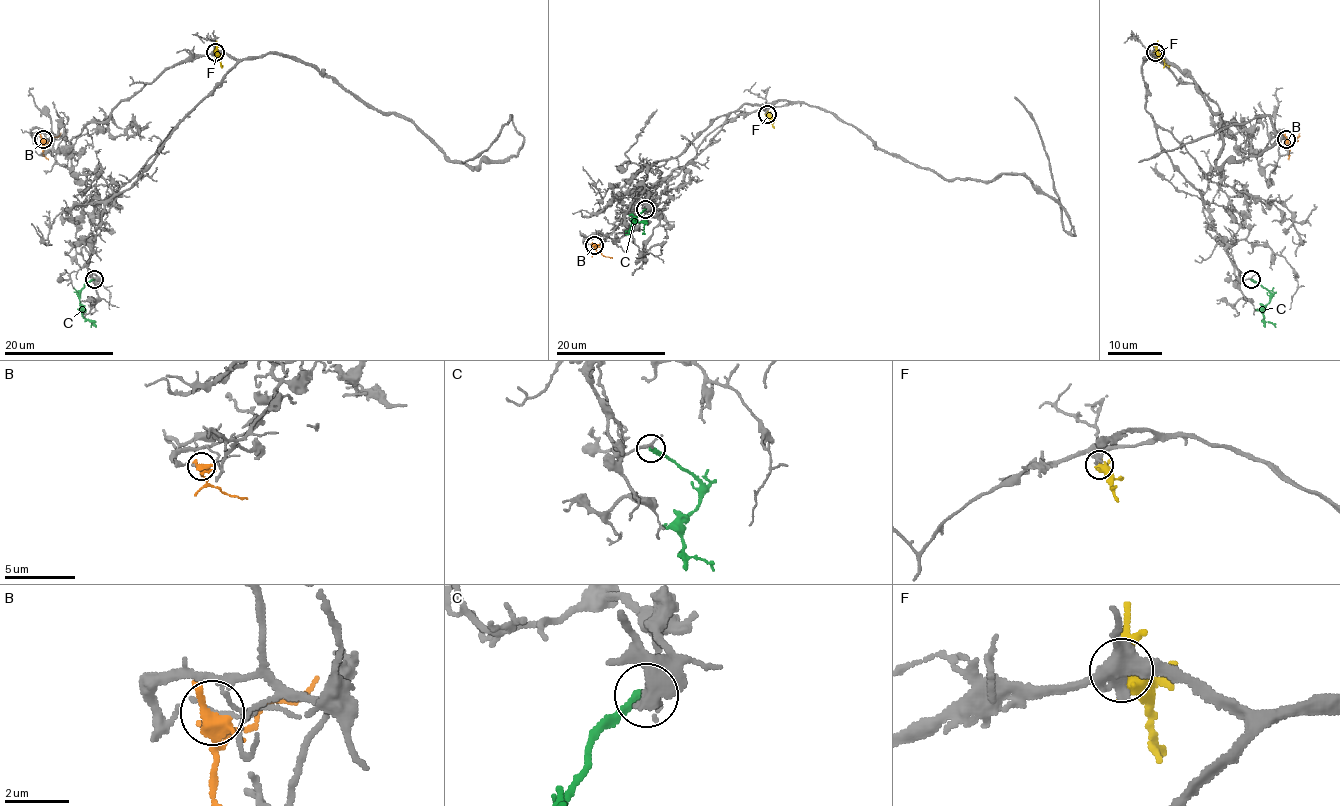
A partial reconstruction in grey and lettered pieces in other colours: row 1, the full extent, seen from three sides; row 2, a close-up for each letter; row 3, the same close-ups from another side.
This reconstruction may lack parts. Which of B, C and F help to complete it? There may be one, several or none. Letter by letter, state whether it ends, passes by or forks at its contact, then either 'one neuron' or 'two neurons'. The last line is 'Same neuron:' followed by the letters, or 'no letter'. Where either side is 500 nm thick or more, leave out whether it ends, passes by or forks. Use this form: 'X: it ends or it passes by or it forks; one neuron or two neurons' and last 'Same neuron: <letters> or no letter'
B: two neurons
C: it ends; two neurons
F: it passes by; two neurons
Same neuron: no letter

